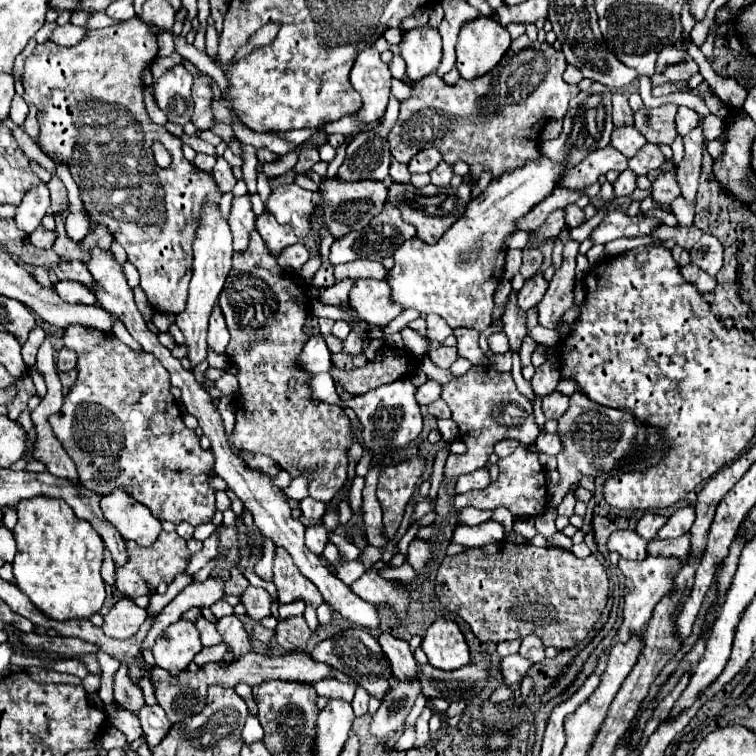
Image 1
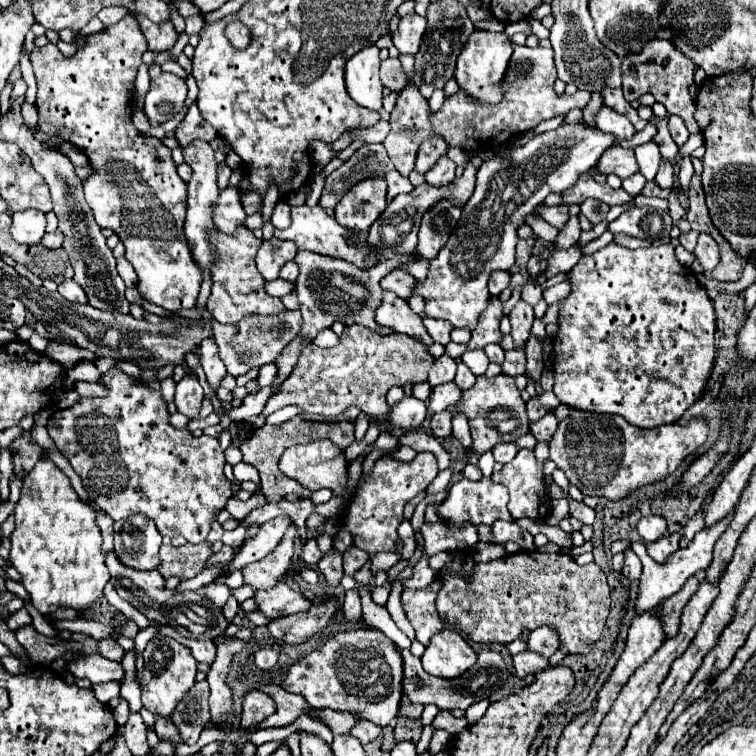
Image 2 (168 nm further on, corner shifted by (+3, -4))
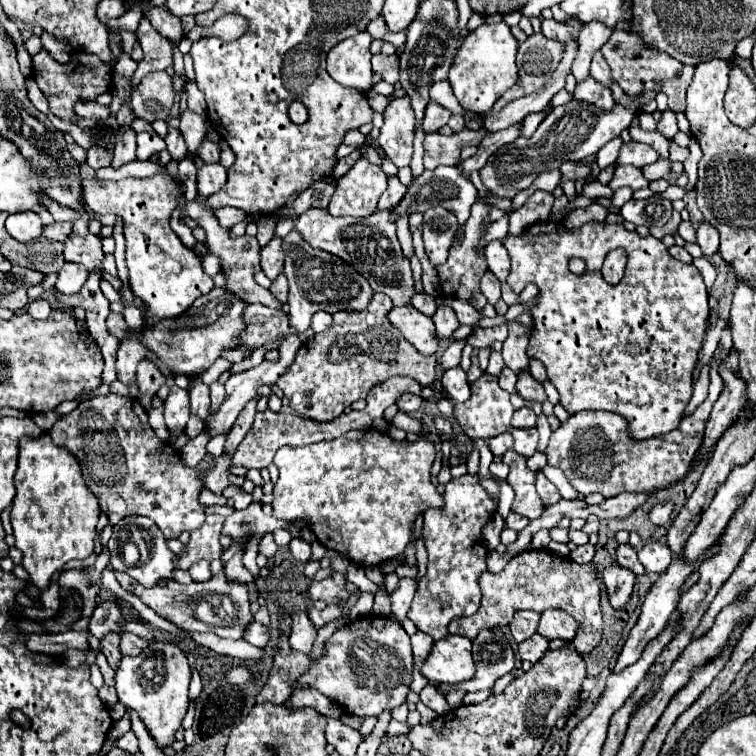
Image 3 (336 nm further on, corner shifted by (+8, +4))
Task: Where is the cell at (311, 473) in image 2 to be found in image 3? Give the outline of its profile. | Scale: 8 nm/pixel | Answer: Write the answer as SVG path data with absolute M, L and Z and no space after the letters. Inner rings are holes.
M372 428L352 430L340 438L322 440L308 446L282 446L274 456L274 464L278 466L280 476L272 492L272 516L286 522L306 518L318 542L326 548L348 556L348 560L358 566L382 564L384 560L390 560L406 550L412 522L420 512L426 510L426 506L442 506L440 494L430 482L430 468L434 458L436 450L432 442L394 442L386 434Z

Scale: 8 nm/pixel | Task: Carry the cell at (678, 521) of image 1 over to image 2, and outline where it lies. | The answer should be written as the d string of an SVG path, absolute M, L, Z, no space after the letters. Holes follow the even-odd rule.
M675 532L675 534L665 534L665 536L659 538L657 542L647 544L647 554L649 554L657 564L665 564L665 562L669 560L669 556L679 550L679 538L681 538L679 532Z

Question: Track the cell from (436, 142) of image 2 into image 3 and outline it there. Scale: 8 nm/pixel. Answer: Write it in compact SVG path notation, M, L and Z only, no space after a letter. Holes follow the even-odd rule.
M430 102L426 106L426 114L424 114L424 120L422 120L422 128L426 134L436 134L440 132L442 126L446 126L450 120L450 112L444 110L442 106Z

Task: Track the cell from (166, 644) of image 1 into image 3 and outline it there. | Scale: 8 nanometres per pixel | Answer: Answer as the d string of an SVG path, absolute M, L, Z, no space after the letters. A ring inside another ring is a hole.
M154 640L142 650L142 654L120 658L118 668L114 670L114 682L120 702L142 718L158 748L170 746L188 708L190 664L186 654L174 642Z

